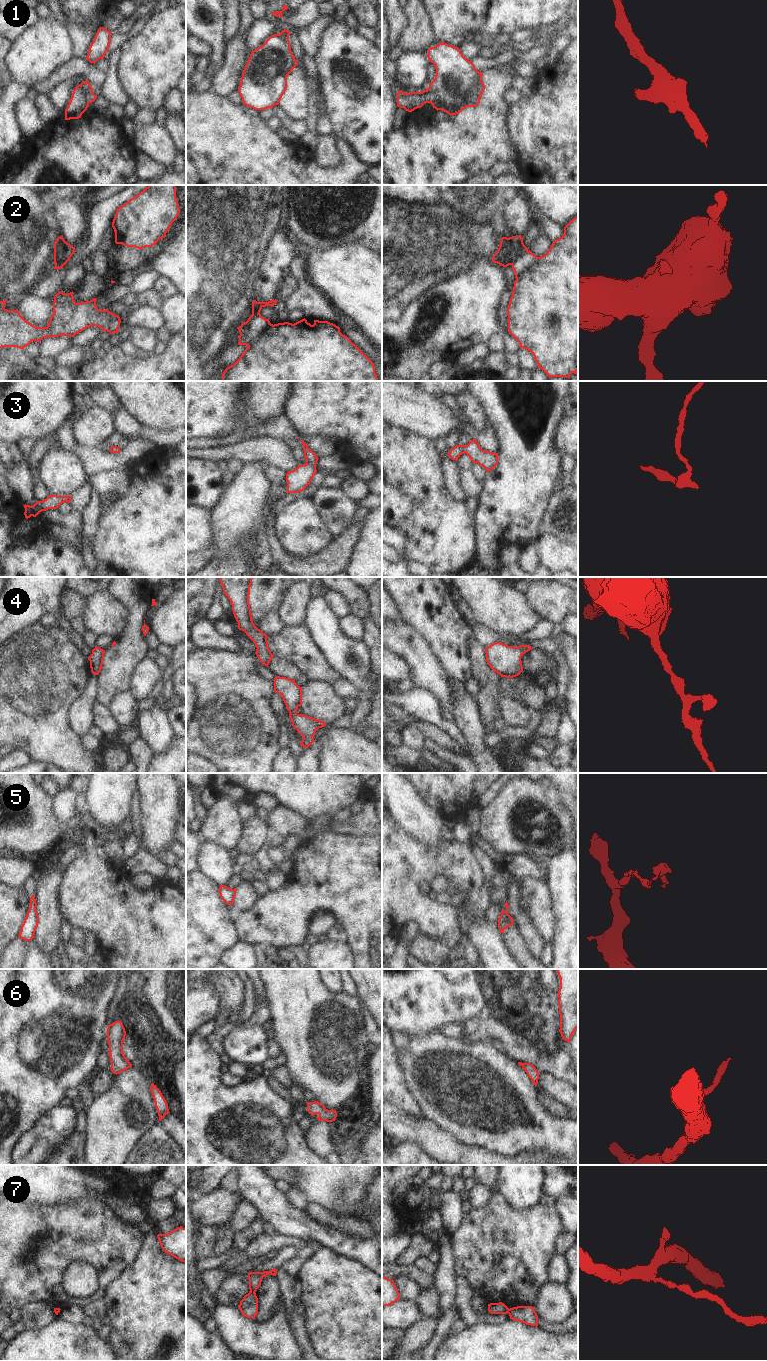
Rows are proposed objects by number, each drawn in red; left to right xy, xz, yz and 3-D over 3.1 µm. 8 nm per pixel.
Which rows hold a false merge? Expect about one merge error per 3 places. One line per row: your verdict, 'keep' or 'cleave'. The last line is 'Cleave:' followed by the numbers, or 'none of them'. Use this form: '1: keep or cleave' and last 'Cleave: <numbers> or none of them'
1: cleave
2: cleave
3: keep
4: keep
5: cleave
6: keep
7: cleave
Cleave: 1, 2, 5, 7

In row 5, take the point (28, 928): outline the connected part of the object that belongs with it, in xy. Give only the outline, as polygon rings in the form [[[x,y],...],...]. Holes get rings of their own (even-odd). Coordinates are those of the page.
[[[32,895],[30,898],[30,907],[27,912],[26,918],[21,926],[21,931],[18,938],[21,938],[25,941],[31,941],[34,938],[36,932],[36,899]]]

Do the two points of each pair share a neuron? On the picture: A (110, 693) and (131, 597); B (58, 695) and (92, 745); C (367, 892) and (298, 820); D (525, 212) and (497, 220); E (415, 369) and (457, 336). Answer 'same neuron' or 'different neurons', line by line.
A: same neuron
B: different neurons
C: different neurons
D: different neurons
E: same neuron

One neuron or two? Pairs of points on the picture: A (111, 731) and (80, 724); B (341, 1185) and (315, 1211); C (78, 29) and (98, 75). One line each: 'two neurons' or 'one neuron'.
A: two neurons
B: two neurons
C: two neurons

